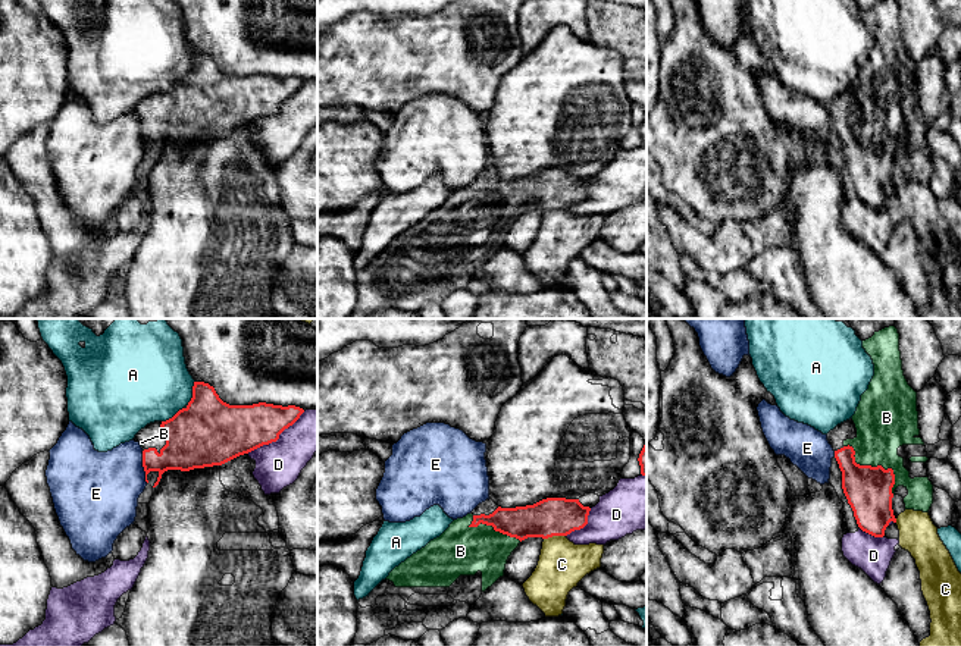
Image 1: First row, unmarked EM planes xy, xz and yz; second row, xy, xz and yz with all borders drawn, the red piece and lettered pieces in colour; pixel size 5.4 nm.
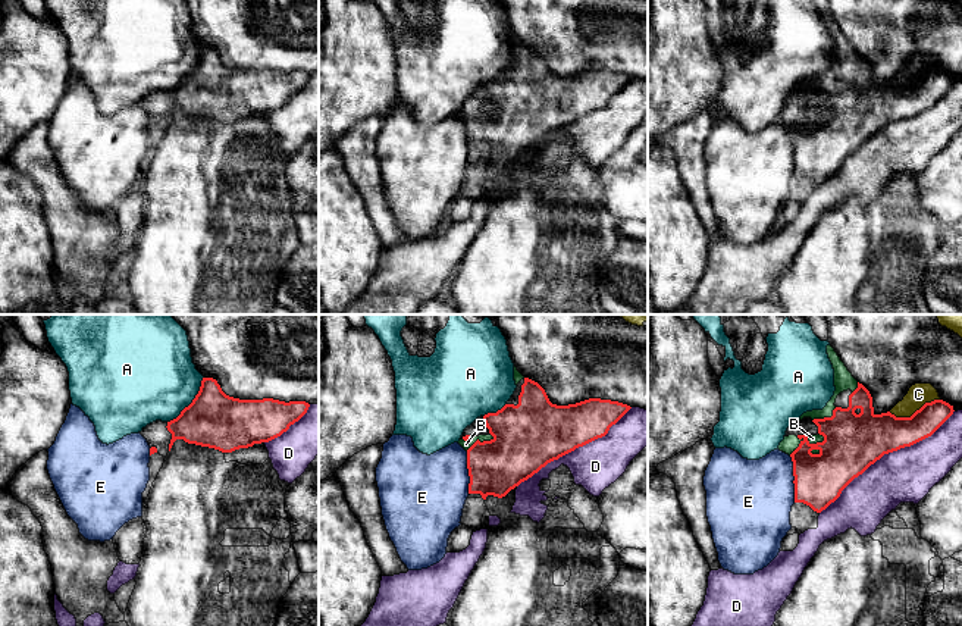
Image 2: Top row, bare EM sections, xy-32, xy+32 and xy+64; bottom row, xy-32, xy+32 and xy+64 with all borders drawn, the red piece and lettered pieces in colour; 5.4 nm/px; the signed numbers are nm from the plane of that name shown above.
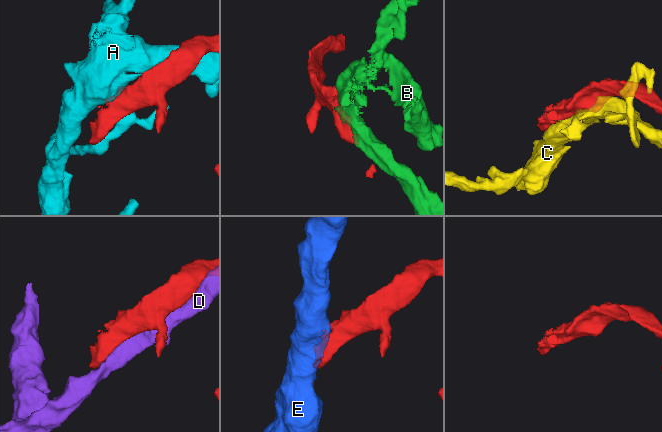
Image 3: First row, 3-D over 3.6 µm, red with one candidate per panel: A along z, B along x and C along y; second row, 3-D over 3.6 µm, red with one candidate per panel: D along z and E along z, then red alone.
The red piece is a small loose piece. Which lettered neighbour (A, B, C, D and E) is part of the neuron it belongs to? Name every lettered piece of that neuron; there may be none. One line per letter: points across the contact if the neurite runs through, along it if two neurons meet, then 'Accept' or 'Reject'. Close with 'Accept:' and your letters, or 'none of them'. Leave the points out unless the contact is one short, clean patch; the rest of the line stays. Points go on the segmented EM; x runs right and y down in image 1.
A: Reject
B: Accept
C: Reject
D: Reject
E: Reject
Accept: B

